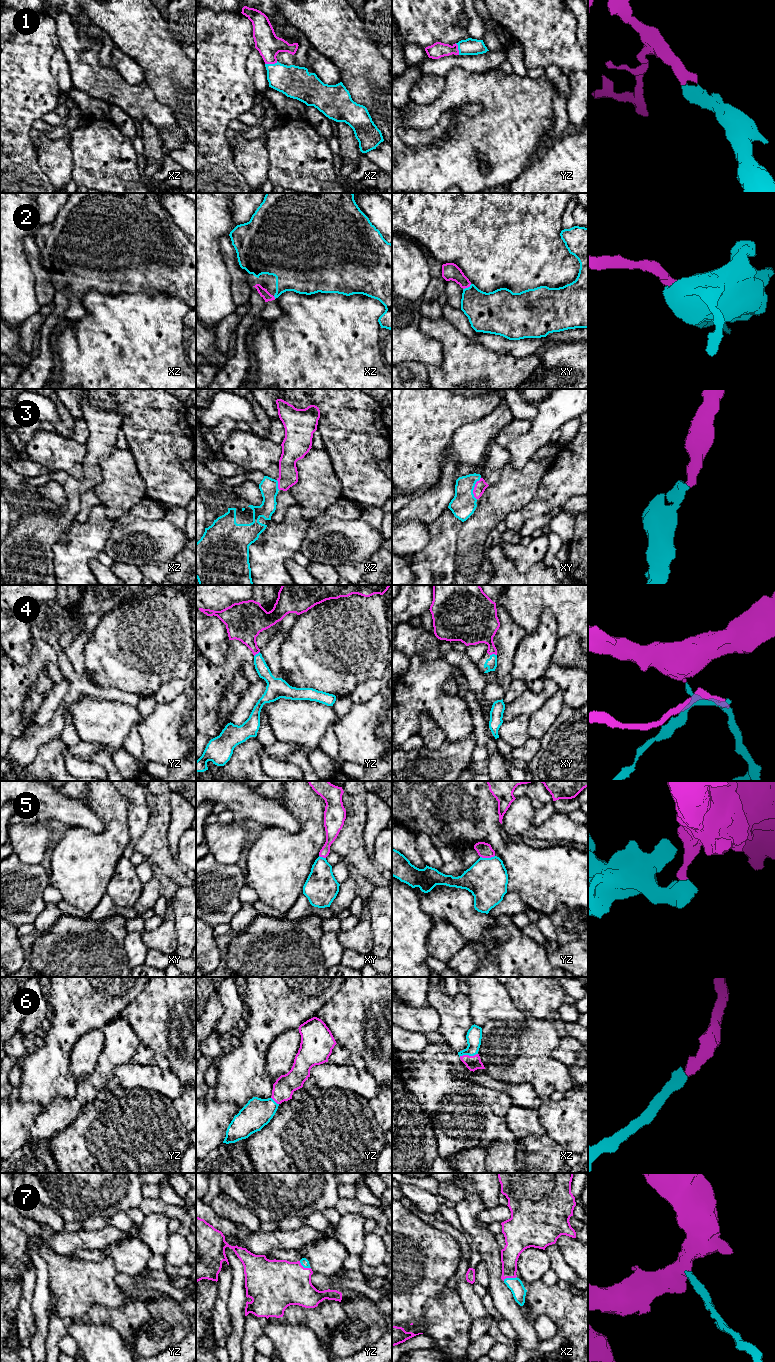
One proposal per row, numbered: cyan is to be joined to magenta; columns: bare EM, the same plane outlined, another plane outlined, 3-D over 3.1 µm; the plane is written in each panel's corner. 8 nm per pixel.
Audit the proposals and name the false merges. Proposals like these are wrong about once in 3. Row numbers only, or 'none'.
5

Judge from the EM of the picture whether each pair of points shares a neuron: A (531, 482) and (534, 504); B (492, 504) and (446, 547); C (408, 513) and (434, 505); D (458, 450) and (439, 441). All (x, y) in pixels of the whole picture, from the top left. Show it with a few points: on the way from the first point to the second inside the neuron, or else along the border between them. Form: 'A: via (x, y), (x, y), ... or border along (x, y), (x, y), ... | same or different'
A: border along (544, 475), (535, 495), (523, 507), (515, 511) | different
B: border along (463, 522), (457, 537), (457, 550), (454, 559) | different
C: via (414, 510), (428, 506) | same
D: border along (462, 426), (444, 452), (440, 468) | different

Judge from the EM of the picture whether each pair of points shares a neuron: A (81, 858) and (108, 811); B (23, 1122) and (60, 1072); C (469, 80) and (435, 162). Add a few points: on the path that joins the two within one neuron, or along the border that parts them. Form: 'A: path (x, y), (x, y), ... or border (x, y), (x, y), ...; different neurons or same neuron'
A: path (93, 848), (113, 828), (113, 823); same neuron
B: border (18, 1097), (23, 1101), (36, 1102), (44, 1109); different neurons
C: path (487, 102), (487, 115), (457, 145); same neuron

